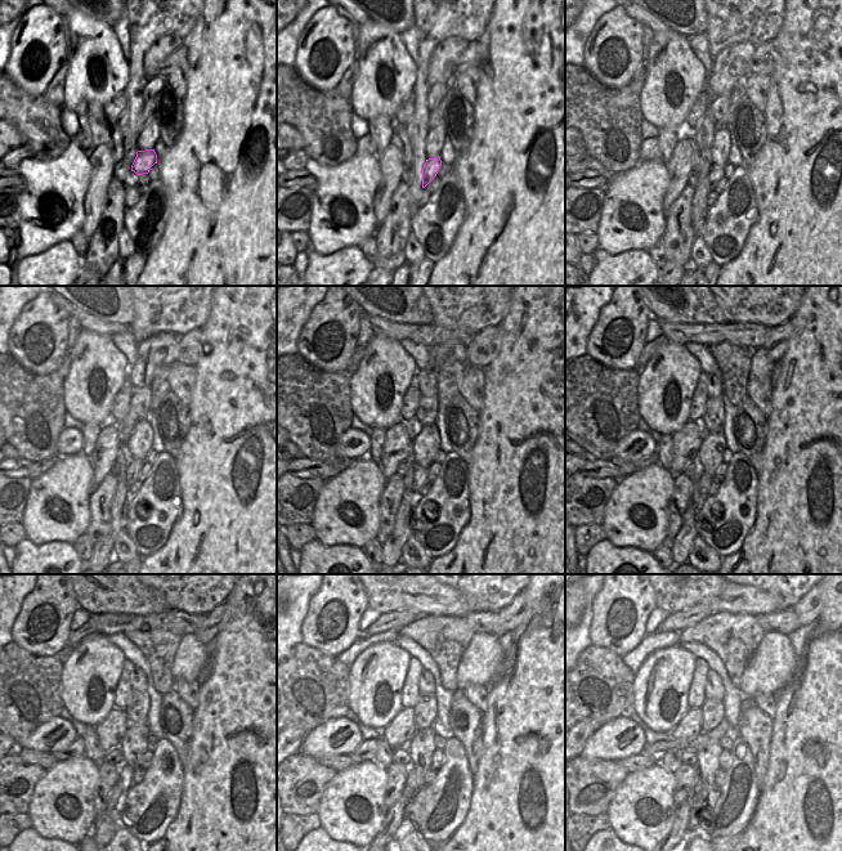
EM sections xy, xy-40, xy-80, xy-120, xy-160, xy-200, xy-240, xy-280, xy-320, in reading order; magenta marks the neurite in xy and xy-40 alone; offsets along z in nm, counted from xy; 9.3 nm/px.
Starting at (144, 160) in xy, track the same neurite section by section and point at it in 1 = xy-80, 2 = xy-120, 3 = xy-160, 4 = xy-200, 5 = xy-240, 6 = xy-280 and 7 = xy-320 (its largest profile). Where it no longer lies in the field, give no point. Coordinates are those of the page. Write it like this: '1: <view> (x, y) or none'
1: xy-80 (716, 173)
2: xy-120 (133, 470)
3: xy-160 (420, 476)
4: xy-200 (704, 480)
5: xy-240 (125, 773)
6: xy-280 (410, 789)
7: xy-320 (694, 794)

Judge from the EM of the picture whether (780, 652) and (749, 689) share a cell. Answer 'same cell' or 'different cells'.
same cell

